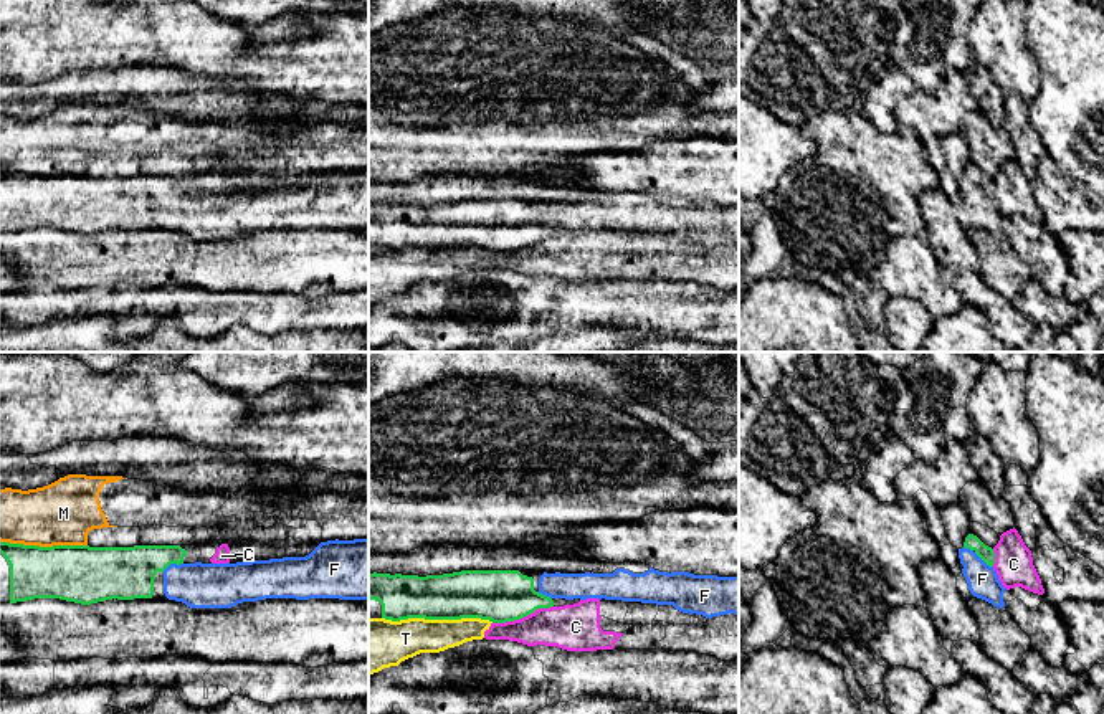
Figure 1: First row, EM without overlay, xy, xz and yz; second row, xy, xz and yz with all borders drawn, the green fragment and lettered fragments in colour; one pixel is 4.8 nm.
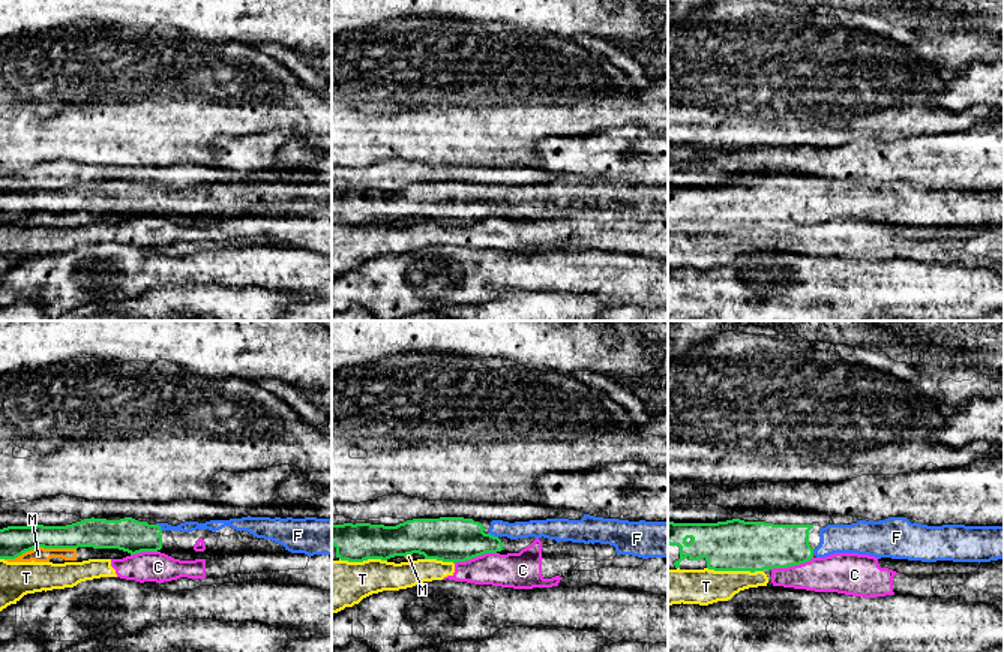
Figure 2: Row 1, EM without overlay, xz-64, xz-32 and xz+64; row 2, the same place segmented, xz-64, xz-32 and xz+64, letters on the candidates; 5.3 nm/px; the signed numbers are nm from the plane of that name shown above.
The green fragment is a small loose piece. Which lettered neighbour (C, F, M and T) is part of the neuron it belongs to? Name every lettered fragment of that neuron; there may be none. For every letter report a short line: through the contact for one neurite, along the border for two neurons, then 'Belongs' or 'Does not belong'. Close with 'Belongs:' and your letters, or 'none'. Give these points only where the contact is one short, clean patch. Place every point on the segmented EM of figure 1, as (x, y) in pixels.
C: Line: xz (552, 605), (536, 609), (519, 618), (493, 623). Does not belong
F: Line: yz (972, 542), (979, 556), (979, 574), (982, 579). Belongs
M: Line: xy (0, 541), (27, 546), (86, 546). Does not belong
T: Does not belong
Belongs: F

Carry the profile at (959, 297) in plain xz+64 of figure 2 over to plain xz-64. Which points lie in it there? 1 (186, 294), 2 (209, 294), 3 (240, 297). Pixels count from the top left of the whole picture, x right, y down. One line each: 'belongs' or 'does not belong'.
1: does not belong
2: does not belong
3: does not belong

